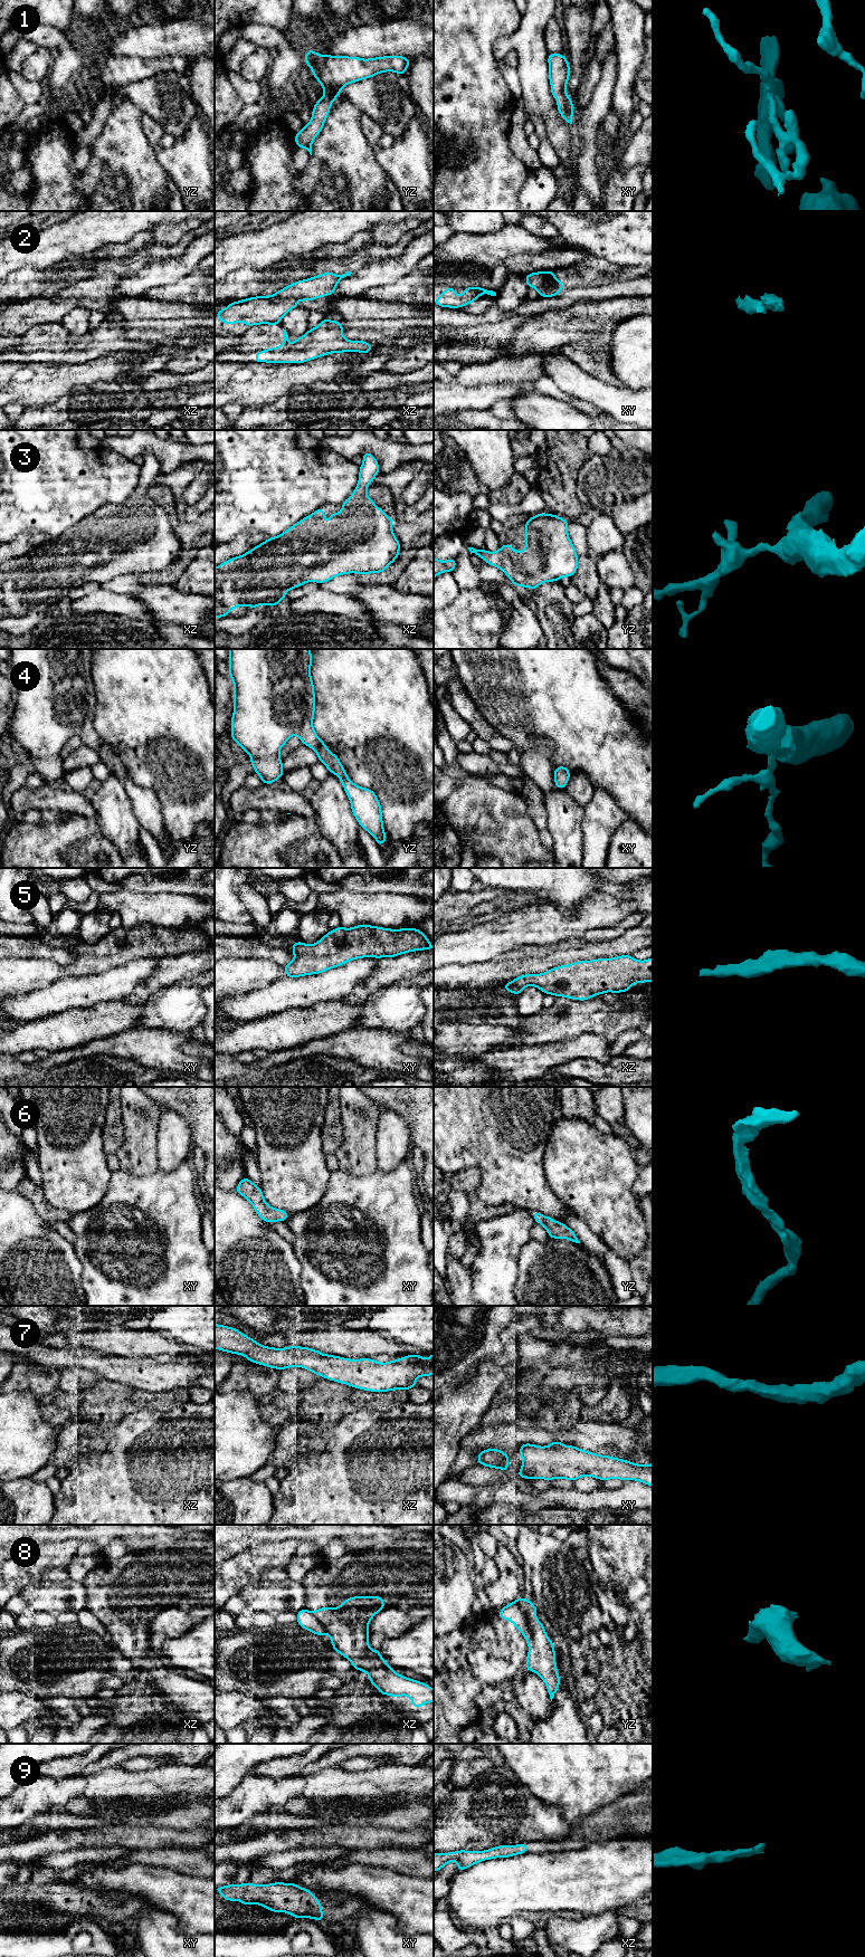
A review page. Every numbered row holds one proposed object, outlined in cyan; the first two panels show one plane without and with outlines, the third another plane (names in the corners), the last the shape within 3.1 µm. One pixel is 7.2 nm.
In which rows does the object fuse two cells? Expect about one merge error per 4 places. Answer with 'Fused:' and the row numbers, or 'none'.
Fused: 2, 8

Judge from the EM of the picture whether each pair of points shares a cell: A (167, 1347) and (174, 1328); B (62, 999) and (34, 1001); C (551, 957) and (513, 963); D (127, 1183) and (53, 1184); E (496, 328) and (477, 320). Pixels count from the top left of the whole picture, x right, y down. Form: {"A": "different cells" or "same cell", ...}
{"A": "different cells", "B": "same cell", "C": "same cell", "D": "different cells", "E": "different cells"}

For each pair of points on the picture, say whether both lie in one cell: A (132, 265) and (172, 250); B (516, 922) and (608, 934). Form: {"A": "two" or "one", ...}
{"A": "one", "B": "two"}

